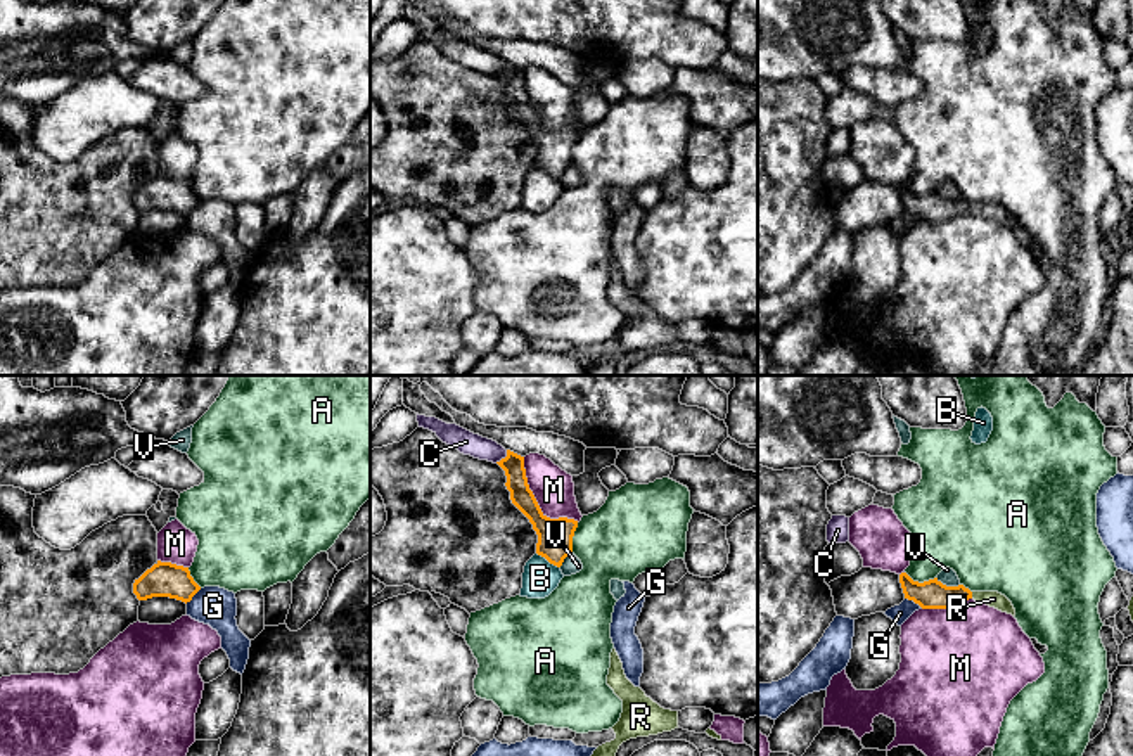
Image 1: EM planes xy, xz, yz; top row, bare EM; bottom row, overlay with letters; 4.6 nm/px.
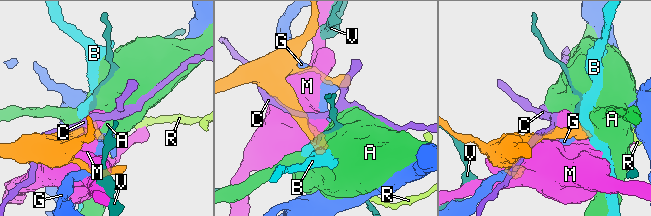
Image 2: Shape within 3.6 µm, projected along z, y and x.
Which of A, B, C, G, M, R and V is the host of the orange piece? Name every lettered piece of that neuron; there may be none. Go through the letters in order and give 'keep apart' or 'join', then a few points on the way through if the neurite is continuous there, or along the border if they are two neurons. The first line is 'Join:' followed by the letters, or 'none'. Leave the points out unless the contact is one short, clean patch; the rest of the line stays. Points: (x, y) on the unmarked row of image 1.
Join: R
A: keep apart
B: keep apart; border xz (537, 165), (559, 180)
C: keep apart
G: keep apart
M: keep apart
R: join; way yz (933, 206), (971, 208), (993, 211)
V: keep apart; border yz (936, 191), (947, 198), (959, 198)

